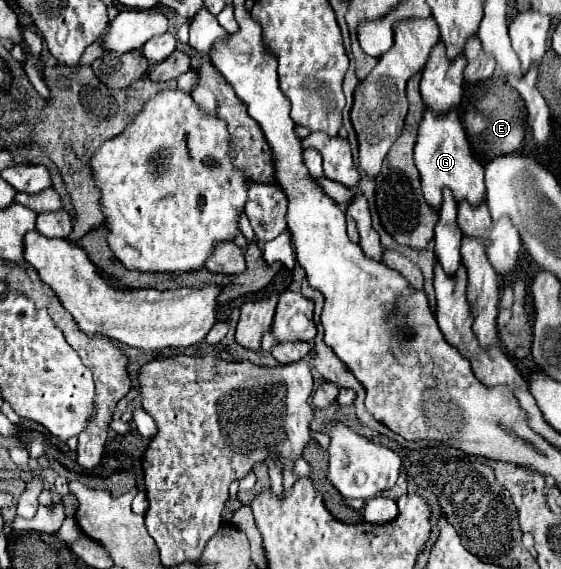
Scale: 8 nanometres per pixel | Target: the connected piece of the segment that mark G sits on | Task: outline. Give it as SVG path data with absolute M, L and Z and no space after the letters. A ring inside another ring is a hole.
M424 111L418 129L418 151L414 147L414 163L420 171L424 199L434 211L442 205L444 189L452 191L456 203L468 201L472 207L478 207L484 201L484 167L474 159L456 111L446 117L434 117L430 111Z

